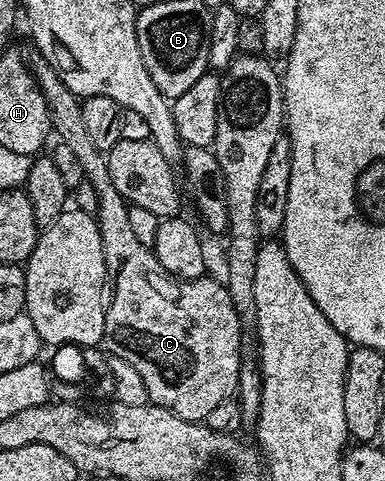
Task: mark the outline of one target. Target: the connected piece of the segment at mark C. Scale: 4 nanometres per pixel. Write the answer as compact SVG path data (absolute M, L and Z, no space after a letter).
M34 61L31 69L49 109L50 127L55 131L56 137L65 142L71 152L75 152L79 164L83 164L87 186L97 193L95 217L103 240L105 264L109 268L117 266L117 275L114 278L112 275L111 278L111 297L105 307L103 346L110 350L108 353L112 357L127 360L127 364L131 364L131 368L139 372L152 405L167 408L172 414L188 422L204 423L211 408L230 401L236 395L233 393L236 392L237 381L241 378L241 321L229 295L229 287L224 281L216 282L210 276L178 280L165 271L163 264L159 264L150 247L139 244L135 232L131 232L129 206L125 198L119 196L115 184L111 184L108 157L102 150L95 148L95 143L91 141L87 127L83 124L82 99L67 89L48 62Z

